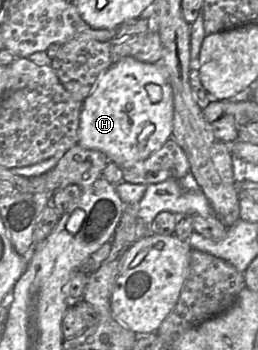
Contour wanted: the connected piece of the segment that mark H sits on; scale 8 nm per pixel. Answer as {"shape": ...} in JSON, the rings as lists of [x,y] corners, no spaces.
{"shape":[[[127,56],[99,78],[80,112],[78,144],[105,153],[119,167],[131,167],[159,150],[171,137],[174,95],[162,61],[146,63]]]}

